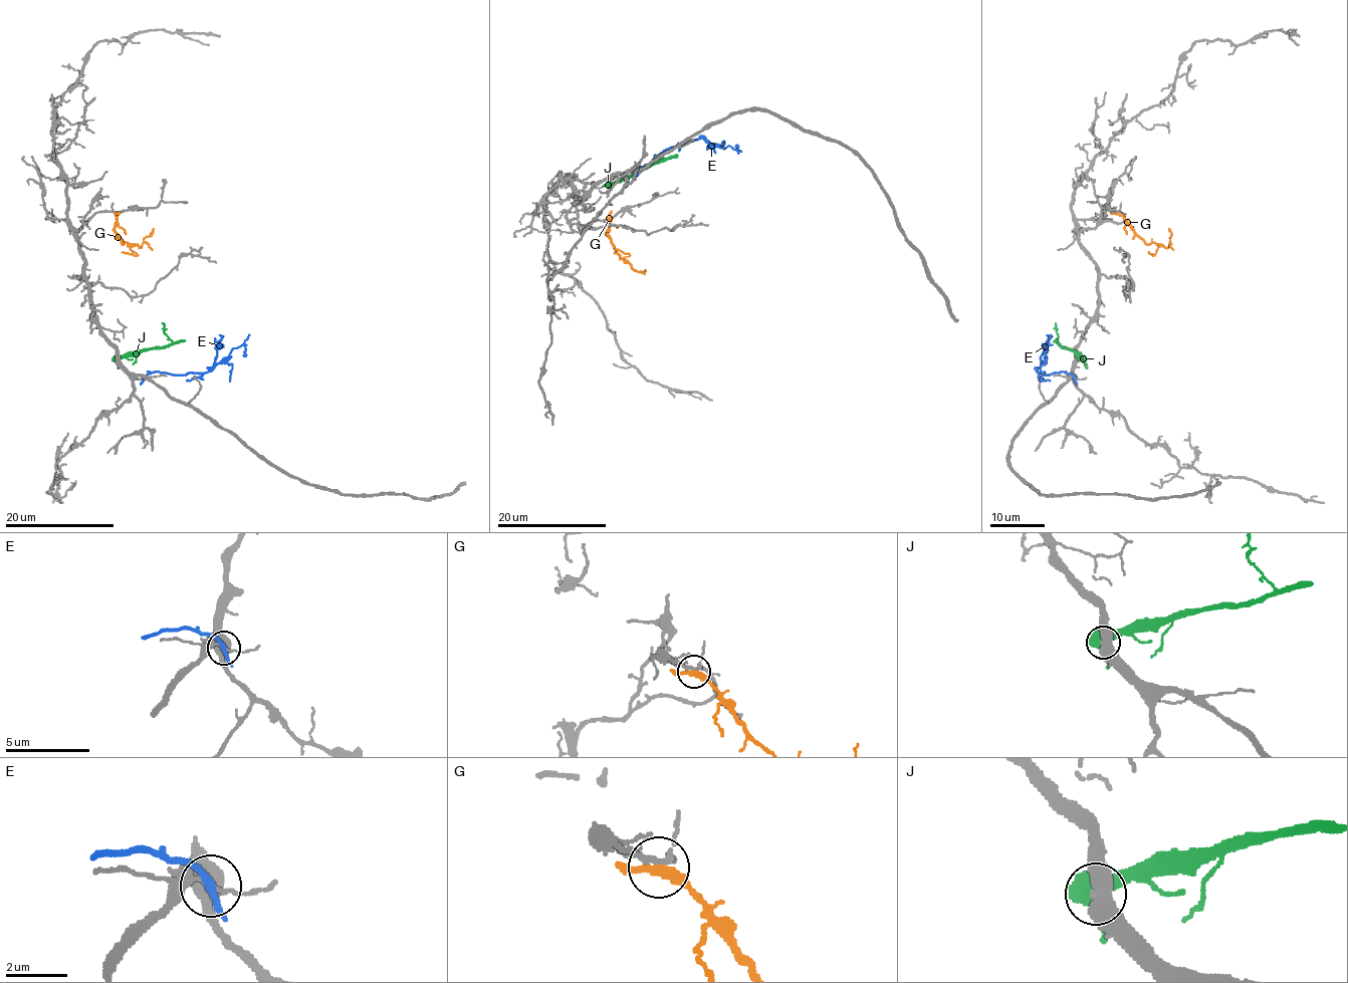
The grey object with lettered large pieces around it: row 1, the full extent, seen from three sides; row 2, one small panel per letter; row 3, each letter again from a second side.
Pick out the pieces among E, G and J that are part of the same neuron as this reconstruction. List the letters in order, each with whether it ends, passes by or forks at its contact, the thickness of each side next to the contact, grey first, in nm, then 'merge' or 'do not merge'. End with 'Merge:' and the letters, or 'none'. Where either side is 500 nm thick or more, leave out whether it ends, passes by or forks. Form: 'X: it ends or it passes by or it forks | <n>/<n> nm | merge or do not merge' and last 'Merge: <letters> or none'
E: it passes by | 190/200 nm | do not merge
G: it passes by | 180/320 nm | do not merge
J: 280/550 nm | merge
Merge: J

